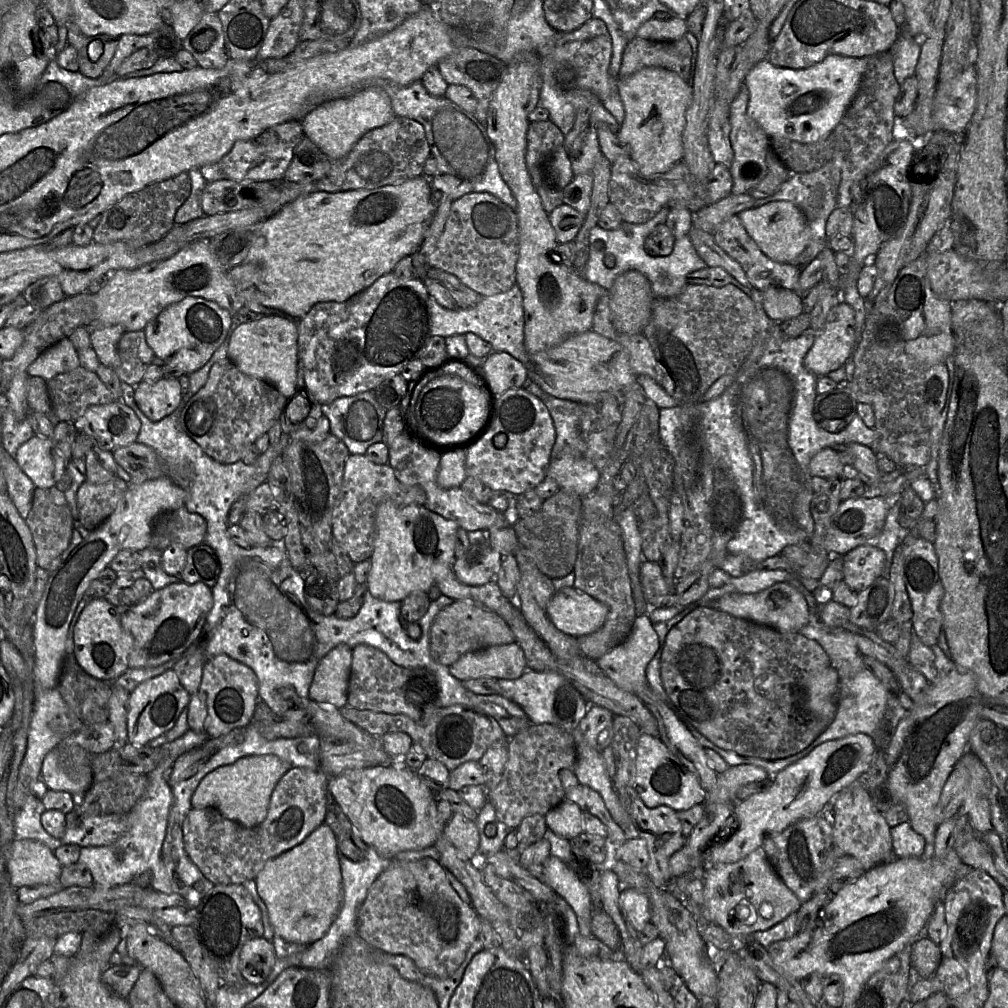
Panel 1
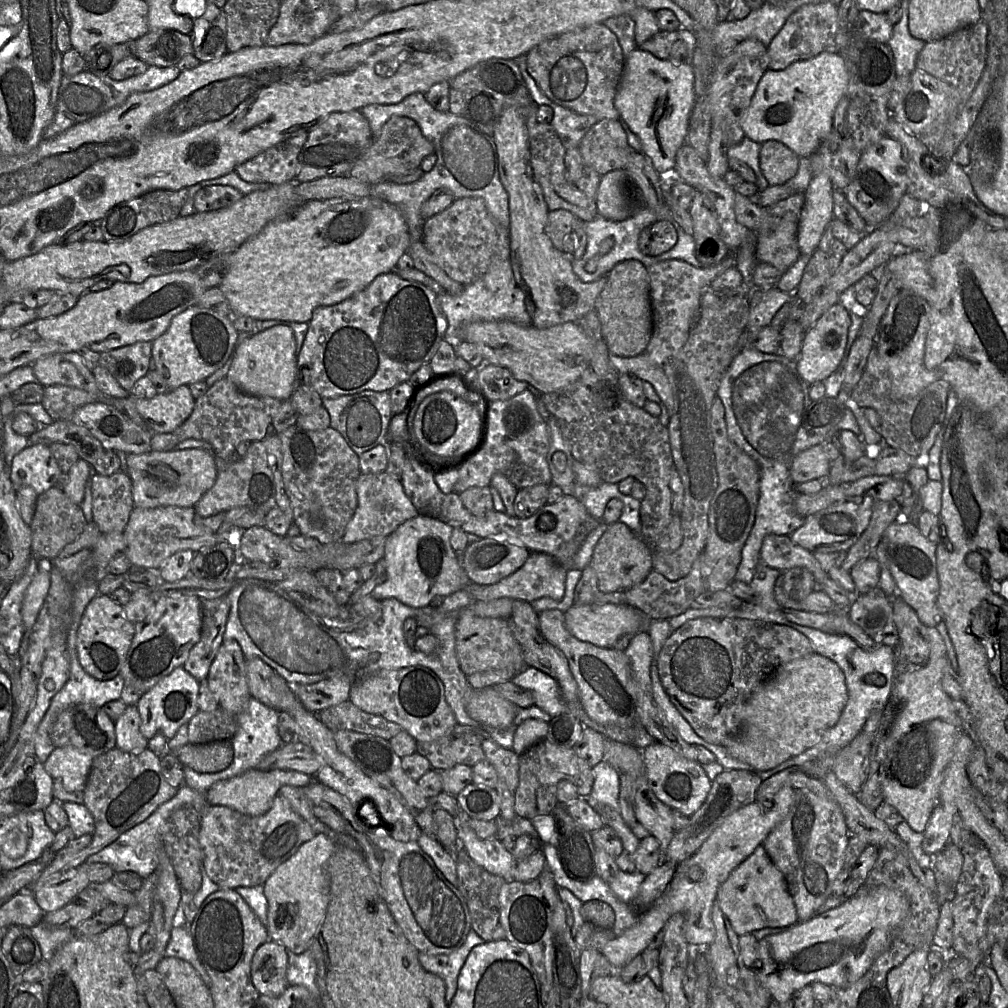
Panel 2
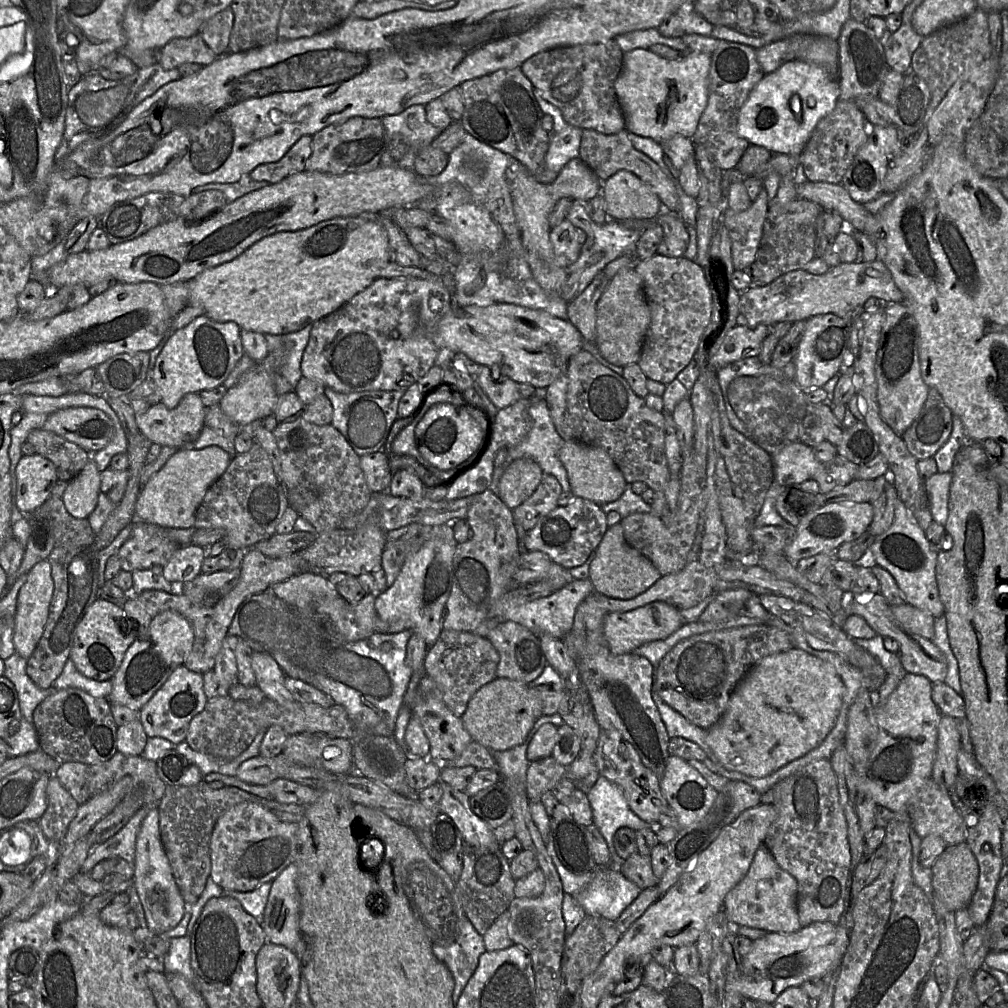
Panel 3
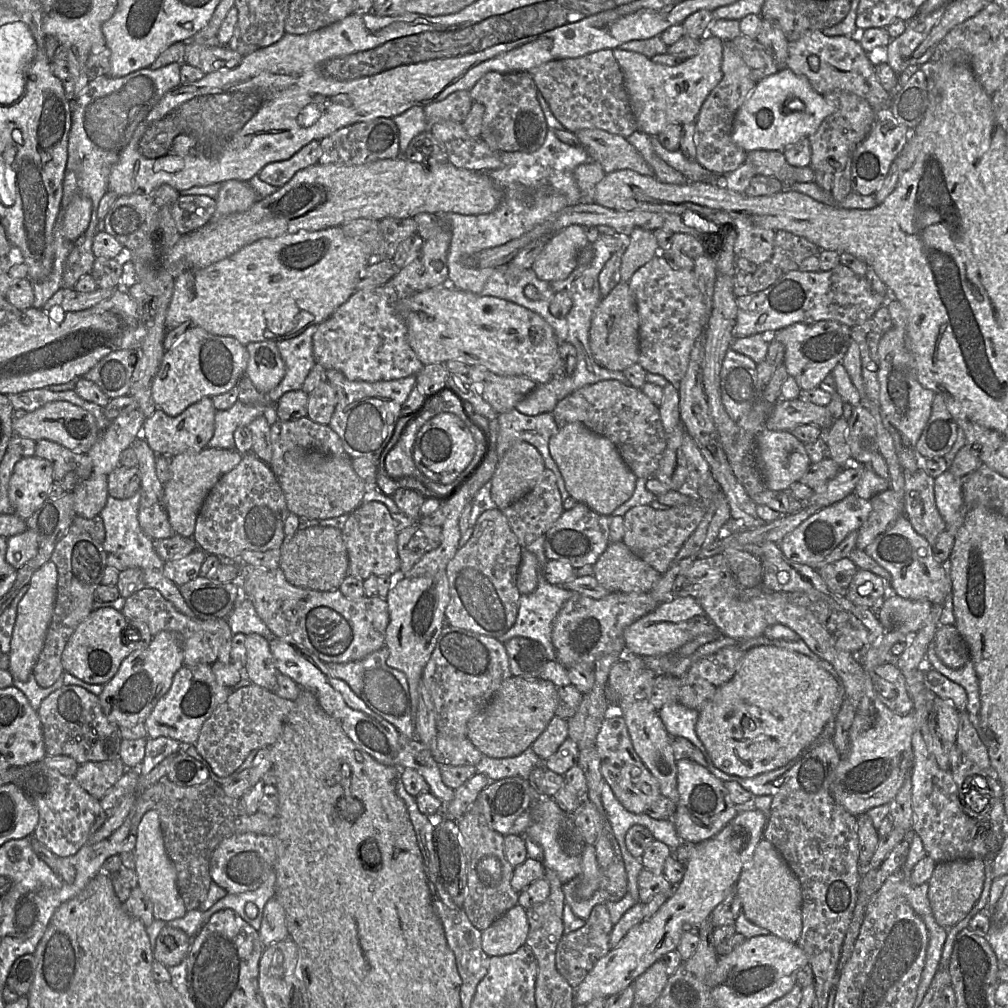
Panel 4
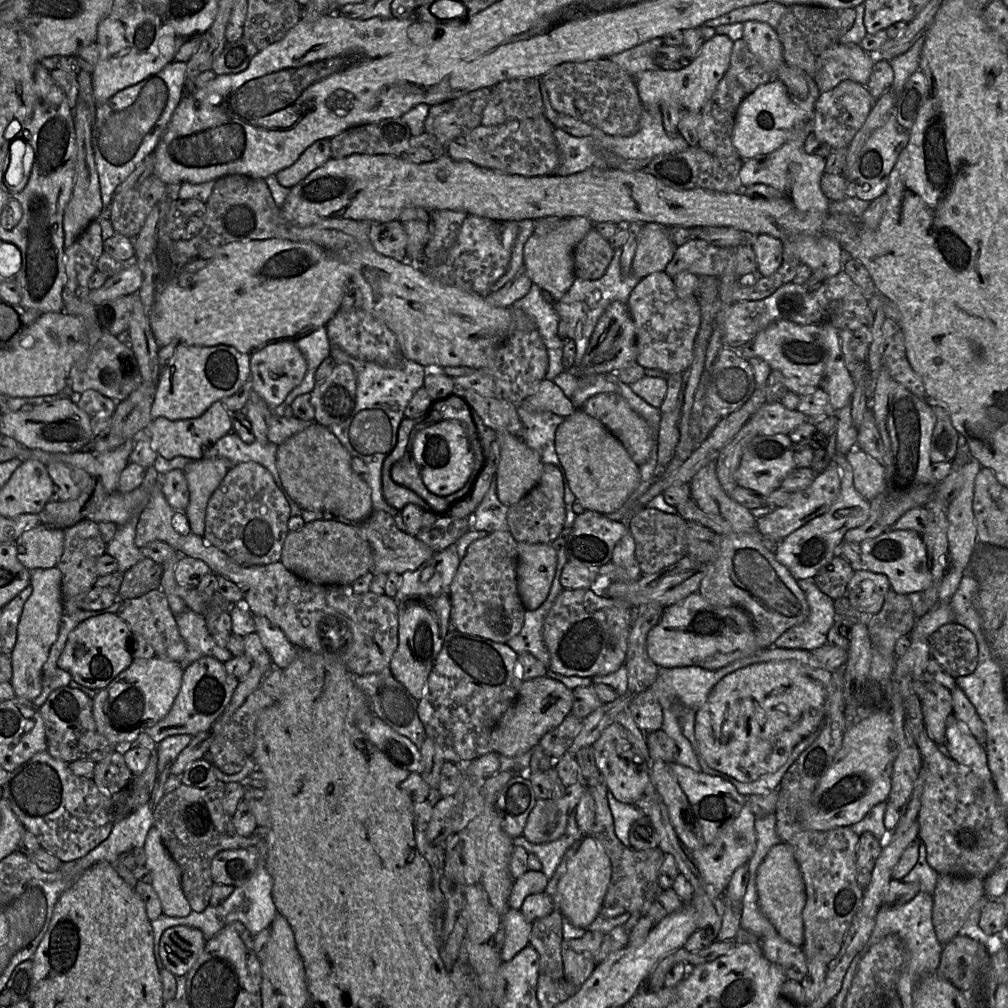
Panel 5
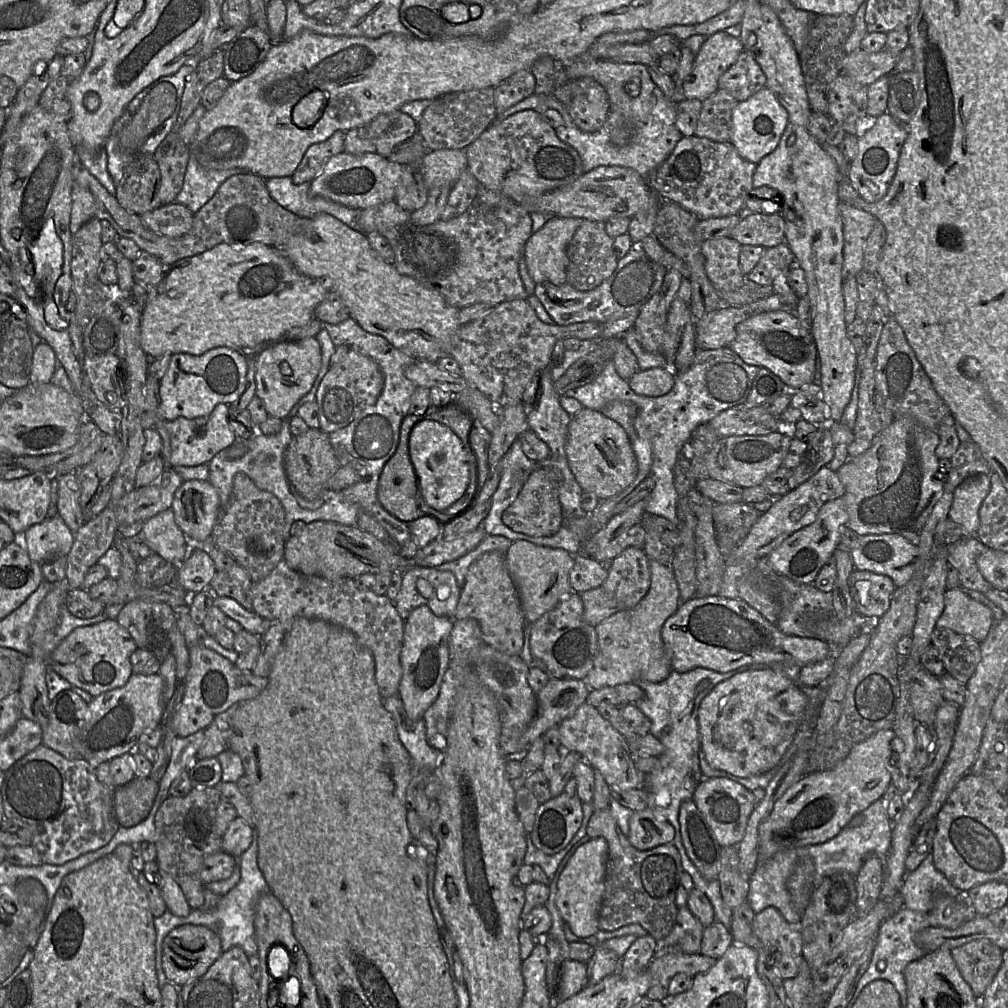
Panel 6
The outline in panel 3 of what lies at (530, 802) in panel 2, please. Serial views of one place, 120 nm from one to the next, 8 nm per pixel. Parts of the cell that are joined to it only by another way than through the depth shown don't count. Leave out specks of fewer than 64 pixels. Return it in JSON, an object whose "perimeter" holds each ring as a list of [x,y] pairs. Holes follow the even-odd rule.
{"perimeter":[[[552,756],[531,761],[527,768],[526,777],[526,791],[529,801],[541,801],[543,794],[551,792],[557,782],[564,777],[570,779],[575,787],[581,790],[579,783],[574,781],[568,768],[559,764]]]}

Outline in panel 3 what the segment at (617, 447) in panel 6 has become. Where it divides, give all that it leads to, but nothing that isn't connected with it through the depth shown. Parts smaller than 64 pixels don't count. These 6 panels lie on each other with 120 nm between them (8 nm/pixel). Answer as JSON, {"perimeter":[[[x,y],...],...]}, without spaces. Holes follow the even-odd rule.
{"perimeter":[[[568,441],[564,442],[558,455],[567,471],[571,494],[574,497],[586,499],[596,504],[604,504],[619,499],[625,491],[627,482],[604,448]]]}

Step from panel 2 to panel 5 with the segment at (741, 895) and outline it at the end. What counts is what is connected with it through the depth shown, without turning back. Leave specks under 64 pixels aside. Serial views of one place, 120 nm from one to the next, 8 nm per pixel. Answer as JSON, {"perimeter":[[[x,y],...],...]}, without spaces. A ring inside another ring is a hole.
{"perimeter":[[[779,843],[769,850],[757,869],[756,888],[760,911],[774,926],[777,934],[794,946],[802,946],[804,940],[803,909],[806,903],[806,890],[791,845]]]}

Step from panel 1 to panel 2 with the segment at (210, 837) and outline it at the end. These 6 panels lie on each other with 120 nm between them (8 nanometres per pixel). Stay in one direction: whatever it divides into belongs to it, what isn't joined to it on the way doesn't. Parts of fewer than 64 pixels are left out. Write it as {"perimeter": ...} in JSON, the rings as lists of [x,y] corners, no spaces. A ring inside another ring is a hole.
{"perimeter":[[[278,794],[270,809],[259,816],[245,815],[227,806],[209,806],[202,816],[199,831],[199,843],[203,851],[203,870],[220,888],[236,889],[263,885],[280,864],[317,834],[318,831],[293,810],[288,800]]]}

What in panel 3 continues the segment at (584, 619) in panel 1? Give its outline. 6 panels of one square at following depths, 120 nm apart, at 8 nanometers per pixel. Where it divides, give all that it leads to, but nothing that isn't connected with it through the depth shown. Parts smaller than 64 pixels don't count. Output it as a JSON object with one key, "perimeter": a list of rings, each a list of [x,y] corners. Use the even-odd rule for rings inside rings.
{"perimeter":[[[656,601],[628,612],[613,612],[606,615],[604,635],[613,654],[626,654],[643,644],[668,638],[684,623],[679,609],[663,601]]]}

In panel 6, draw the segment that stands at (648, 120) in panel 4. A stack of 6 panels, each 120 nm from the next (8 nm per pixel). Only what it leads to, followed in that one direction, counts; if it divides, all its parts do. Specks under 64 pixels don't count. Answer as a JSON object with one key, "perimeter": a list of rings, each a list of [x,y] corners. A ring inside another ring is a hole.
{"perimeter":[[[725,31],[708,37],[697,53],[692,72],[681,87],[685,99],[704,101],[718,88],[720,76],[729,69],[744,51],[740,38]]]}

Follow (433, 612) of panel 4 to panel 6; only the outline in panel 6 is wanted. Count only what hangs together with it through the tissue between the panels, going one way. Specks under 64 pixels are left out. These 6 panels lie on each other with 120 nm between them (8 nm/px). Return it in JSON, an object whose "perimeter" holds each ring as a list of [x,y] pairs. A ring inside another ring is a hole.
{"perimeter":[[[426,604],[415,608],[405,620],[400,654],[402,677],[398,695],[412,721],[422,719],[439,694],[449,665],[449,637],[453,624],[454,619],[435,615]]]}

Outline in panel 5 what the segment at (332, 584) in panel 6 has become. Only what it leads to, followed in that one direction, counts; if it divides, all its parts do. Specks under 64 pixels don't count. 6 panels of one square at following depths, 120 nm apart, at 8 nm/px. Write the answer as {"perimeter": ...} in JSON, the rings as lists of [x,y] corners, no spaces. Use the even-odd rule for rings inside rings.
{"perimeter":[[[157,484],[153,491],[151,492],[143,510],[141,511],[137,526],[136,526],[136,535],[135,535],[135,544],[138,548],[141,550],[143,547],[155,540],[163,541],[171,545],[178,553],[179,555],[185,555],[190,556],[195,559],[199,559],[204,561],[211,569],[212,572],[214,572],[216,575],[225,576],[228,579],[230,579],[232,582],[234,582],[242,591],[243,593],[243,605],[255,616],[262,616],[266,617],[273,625],[280,628],[283,633],[285,634],[286,638],[290,643],[297,646],[298,648],[302,650],[310,650],[312,652],[321,654],[325,656],[326,658],[333,658],[343,665],[346,666],[346,668],[354,674],[354,676],[357,675],[367,675],[372,673],[379,673],[383,671],[389,670],[390,662],[392,659],[393,654],[397,650],[398,642],[399,642],[399,636],[398,636],[398,629],[399,629],[399,618],[398,618],[398,602],[394,598],[390,598],[386,595],[376,595],[372,592],[368,592],[365,594],[356,594],[351,585],[320,585],[308,582],[306,580],[303,580],[296,576],[294,573],[289,571],[280,561],[268,565],[263,566],[251,566],[251,567],[241,567],[236,562],[232,560],[232,558],[227,555],[225,552],[219,550],[218,548],[208,544],[203,537],[197,536],[193,534],[192,532],[189,532],[189,523],[187,523],[187,528],[185,530],[182,529],[181,526],[175,527],[174,526],[174,516],[178,512],[175,511],[168,503],[168,501],[165,498],[165,495],[159,485]]]}

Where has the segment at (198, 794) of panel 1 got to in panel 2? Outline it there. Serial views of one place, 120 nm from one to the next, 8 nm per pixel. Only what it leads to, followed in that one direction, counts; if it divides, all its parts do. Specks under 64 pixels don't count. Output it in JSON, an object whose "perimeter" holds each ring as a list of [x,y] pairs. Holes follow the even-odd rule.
{"perimeter":[[[250,769],[231,779],[215,782],[205,792],[205,799],[211,806],[227,806],[245,815],[259,816],[270,809],[281,787],[305,787],[311,782],[308,776],[310,775],[292,770]]]}

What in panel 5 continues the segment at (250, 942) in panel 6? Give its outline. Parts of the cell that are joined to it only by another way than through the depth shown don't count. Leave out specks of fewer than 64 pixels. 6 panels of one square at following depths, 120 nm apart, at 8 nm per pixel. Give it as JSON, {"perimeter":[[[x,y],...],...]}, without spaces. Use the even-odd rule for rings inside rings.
{"perimeter":[[[262,830],[260,840],[255,847],[258,851],[258,861],[254,873],[246,883],[236,887],[224,902],[217,906],[208,905],[202,912],[192,911],[186,917],[169,917],[162,914],[159,918],[151,922],[154,932],[154,955],[159,971],[164,968],[159,955],[159,942],[164,931],[173,926],[197,928],[203,933],[206,940],[213,938],[226,925],[232,922],[242,923],[253,937],[262,930],[270,928],[271,922],[277,914],[277,910],[272,899],[273,879],[266,869],[267,845],[263,839]]]}

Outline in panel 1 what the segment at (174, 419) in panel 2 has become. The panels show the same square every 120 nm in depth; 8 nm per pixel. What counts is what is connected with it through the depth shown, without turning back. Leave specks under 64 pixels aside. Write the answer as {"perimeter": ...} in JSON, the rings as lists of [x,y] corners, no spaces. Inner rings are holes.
{"perimeter":[[[162,378],[154,383],[142,381],[135,386],[138,407],[154,422],[173,413],[181,404],[182,398],[179,379]]]}

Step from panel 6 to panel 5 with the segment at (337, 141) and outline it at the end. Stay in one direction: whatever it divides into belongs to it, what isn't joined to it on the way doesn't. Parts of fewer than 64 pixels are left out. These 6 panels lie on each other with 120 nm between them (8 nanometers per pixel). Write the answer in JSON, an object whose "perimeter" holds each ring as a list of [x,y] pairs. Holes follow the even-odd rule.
{"perimeter":[[[320,139],[308,147],[297,161],[275,176],[283,187],[292,188],[312,171],[331,159],[331,139]]]}

